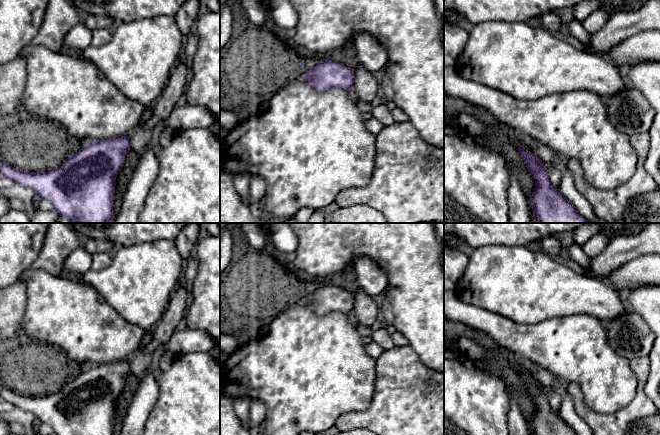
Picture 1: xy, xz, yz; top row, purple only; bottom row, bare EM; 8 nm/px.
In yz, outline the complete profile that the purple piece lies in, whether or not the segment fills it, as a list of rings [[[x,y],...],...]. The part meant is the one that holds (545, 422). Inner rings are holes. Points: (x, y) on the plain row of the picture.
[[[522,369],[518,370],[518,376],[522,379],[528,396],[531,396],[535,403],[536,413],[529,421],[533,435],[577,435],[573,427],[560,415],[553,413],[549,404],[548,397],[544,392],[544,386],[538,381],[537,377],[525,375]]]

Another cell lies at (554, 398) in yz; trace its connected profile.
[[[544,386],[544,392],[548,397],[551,411],[553,413],[559,413],[562,400],[556,389],[550,389]]]

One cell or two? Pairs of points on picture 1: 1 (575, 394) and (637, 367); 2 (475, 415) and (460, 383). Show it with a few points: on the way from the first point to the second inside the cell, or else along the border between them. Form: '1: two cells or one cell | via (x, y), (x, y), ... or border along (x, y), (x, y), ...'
1: one cell | via (595, 420), (620, 420), (640, 400), (640, 393)
2: one cell | via (467, 407), (460, 400), (460, 391)

